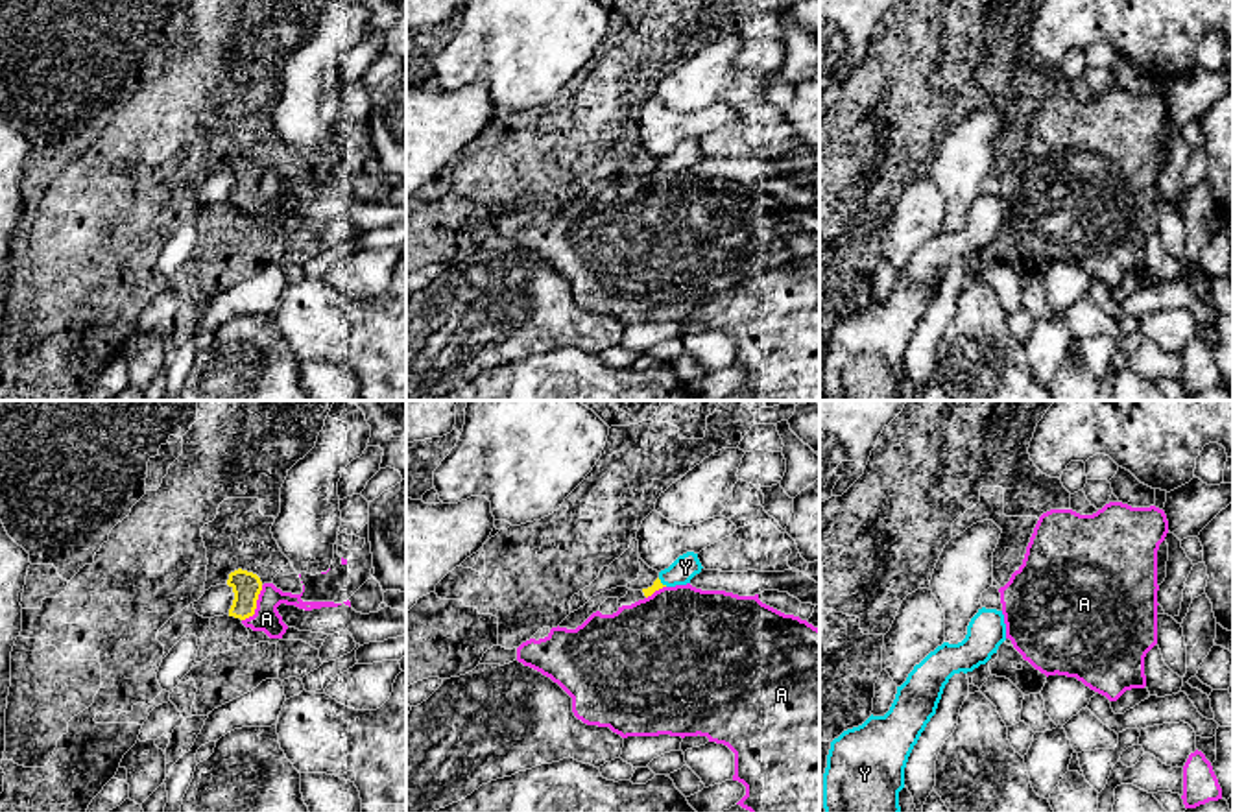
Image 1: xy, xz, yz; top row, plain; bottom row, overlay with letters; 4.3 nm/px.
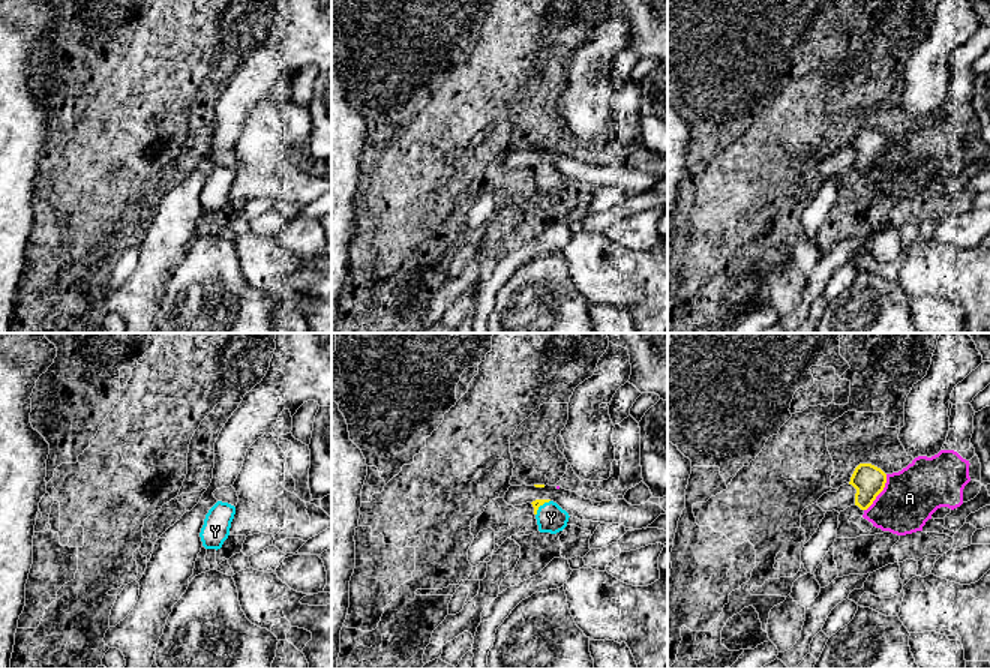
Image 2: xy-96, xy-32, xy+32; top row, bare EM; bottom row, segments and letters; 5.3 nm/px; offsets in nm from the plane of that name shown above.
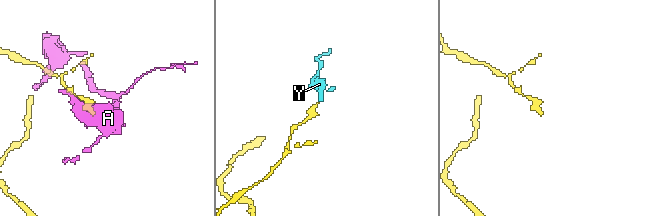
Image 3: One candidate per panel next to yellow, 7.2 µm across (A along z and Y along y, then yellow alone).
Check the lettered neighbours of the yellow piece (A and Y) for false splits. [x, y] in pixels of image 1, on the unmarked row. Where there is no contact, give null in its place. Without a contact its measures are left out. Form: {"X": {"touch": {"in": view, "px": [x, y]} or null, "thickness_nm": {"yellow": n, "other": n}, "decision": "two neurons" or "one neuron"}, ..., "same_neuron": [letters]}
{"A": {"touch": {"in": "xy", "px": [255, 192]}, "thickness_nm": {"yellow": 130, "other": 120}, "decision": "two neurons"}, "Y": {"touch": {"in": "xz", "px": [661, 170]}, "thickness_nm": {"yellow": 40, "other": 110}, "decision": "one neuron"}, "same_neuron": ["Y"]}

